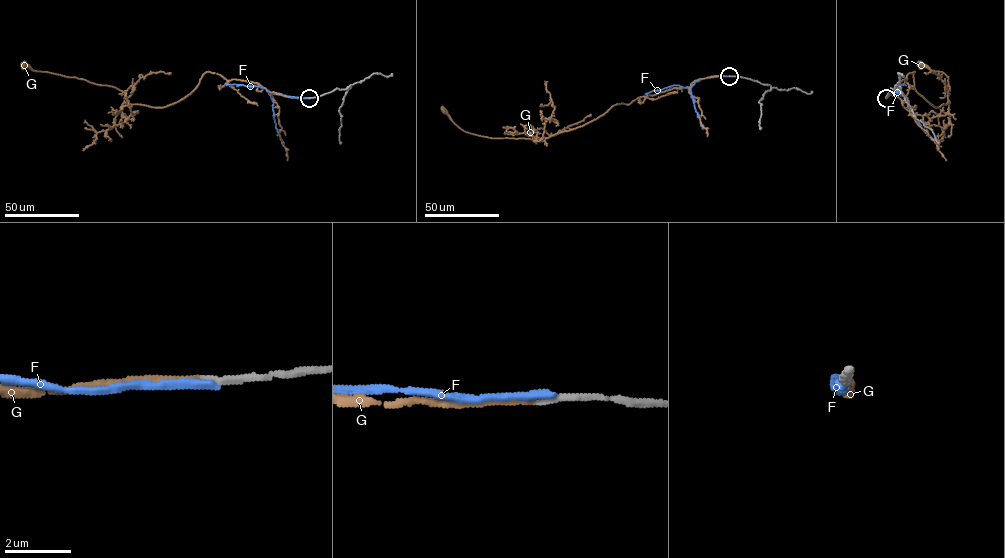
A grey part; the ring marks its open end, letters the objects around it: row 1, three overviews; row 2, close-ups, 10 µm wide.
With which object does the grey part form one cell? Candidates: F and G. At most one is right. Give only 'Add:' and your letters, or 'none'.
Add: G

